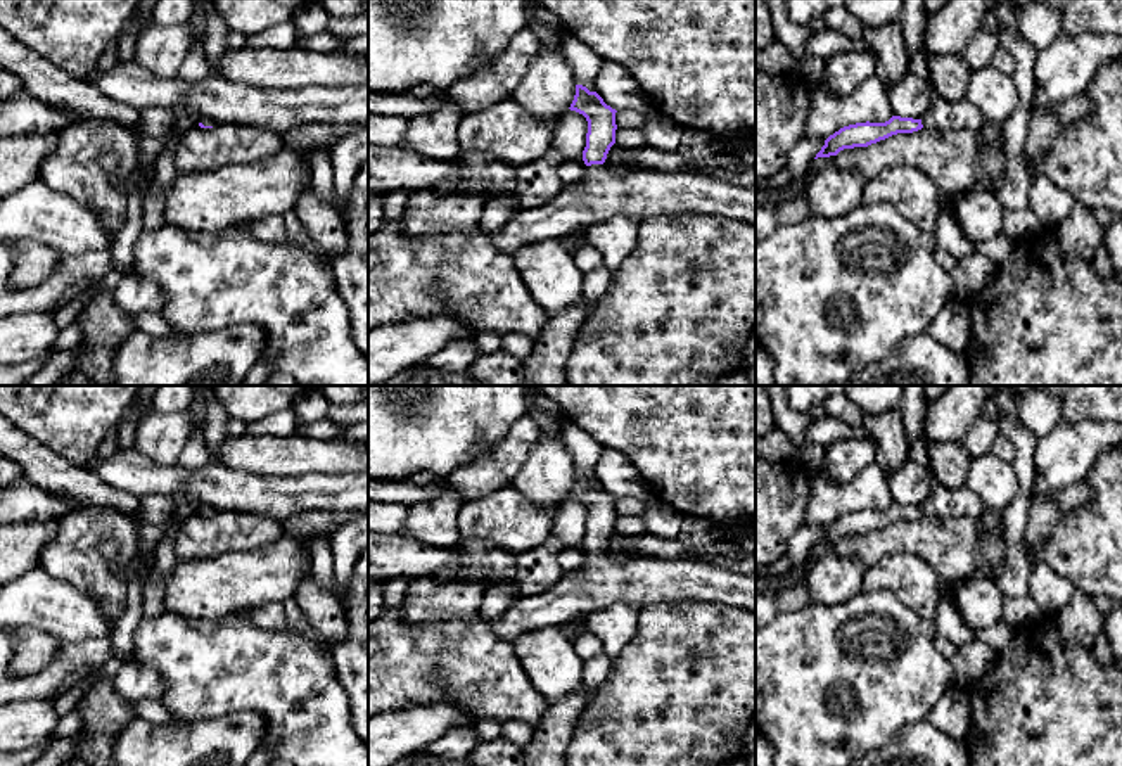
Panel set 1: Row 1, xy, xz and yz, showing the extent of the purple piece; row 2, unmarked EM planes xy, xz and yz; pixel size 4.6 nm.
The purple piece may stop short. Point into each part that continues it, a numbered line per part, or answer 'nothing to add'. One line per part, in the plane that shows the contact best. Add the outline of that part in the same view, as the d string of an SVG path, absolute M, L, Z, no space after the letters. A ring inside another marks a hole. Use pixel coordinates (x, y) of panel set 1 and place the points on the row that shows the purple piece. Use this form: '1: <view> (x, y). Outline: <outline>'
nothing to add

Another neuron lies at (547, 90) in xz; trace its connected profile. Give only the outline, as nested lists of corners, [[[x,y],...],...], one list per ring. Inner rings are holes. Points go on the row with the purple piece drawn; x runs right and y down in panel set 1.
[[[543,43],[512,93],[512,100],[538,119],[562,118],[576,95],[576,78],[565,61],[562,45]]]

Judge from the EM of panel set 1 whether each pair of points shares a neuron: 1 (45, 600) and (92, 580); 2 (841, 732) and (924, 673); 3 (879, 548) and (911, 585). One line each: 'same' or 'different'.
1: different
2: same
3: different

